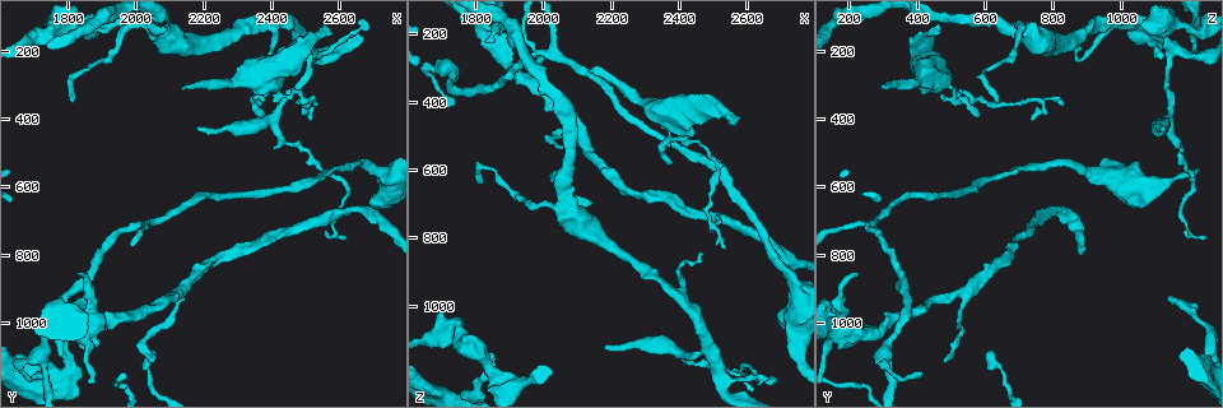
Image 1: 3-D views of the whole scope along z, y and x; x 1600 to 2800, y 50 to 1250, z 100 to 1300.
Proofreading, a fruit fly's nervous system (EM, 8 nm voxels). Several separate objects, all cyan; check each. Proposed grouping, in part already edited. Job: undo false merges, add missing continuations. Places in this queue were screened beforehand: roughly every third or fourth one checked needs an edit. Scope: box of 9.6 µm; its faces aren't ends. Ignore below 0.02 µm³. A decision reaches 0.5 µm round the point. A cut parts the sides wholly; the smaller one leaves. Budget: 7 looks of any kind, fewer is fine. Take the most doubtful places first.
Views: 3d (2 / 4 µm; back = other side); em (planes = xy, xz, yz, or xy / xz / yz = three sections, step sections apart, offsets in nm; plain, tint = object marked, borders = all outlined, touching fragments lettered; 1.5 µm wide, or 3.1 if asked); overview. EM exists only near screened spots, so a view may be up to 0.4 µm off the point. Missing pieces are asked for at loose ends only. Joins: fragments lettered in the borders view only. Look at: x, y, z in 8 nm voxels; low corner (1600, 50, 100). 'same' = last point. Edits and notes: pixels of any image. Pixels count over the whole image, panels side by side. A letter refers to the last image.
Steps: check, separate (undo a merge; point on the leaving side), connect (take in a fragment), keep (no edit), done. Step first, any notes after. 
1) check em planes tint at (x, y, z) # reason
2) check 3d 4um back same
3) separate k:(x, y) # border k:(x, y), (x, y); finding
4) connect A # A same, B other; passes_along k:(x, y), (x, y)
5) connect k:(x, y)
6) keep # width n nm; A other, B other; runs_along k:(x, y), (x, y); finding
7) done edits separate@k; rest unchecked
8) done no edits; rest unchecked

check 3d 2um at (2550, 130, 470) # branch stops here

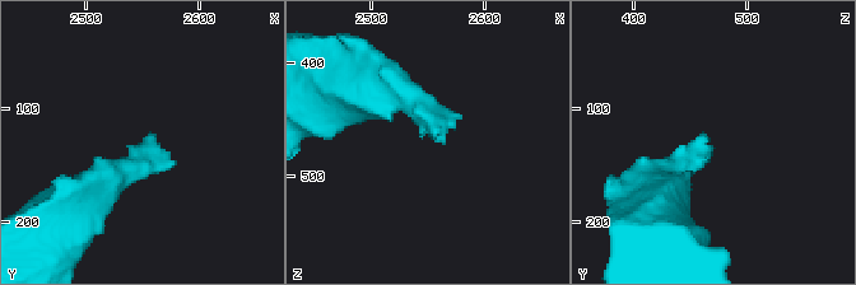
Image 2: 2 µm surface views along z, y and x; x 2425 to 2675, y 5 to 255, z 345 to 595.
check em xy step 4 tint at (2552, 126, 464)

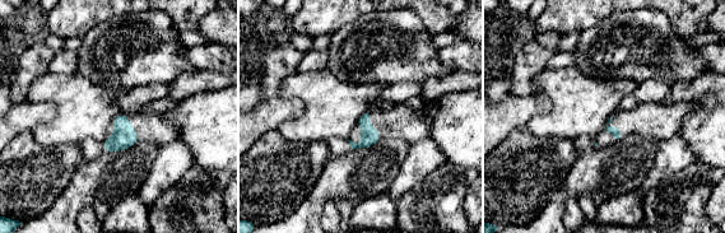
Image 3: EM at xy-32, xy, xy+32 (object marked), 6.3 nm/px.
check em planes borders same # another direction

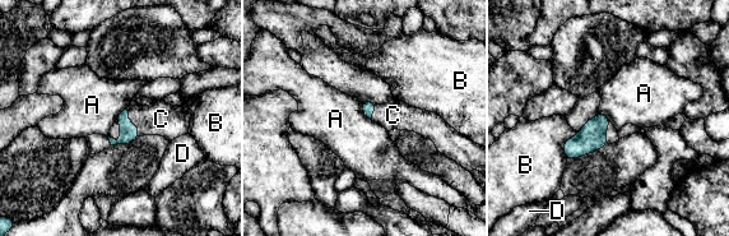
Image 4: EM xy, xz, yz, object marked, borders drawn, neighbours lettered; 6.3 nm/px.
connect C # A other, B other, C same, D other; passes_along 4:(130, 130), (133, 124), (161, 119); it goes on there

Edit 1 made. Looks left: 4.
check em yz step 8 borders at (2180, 430, 1120) # free end

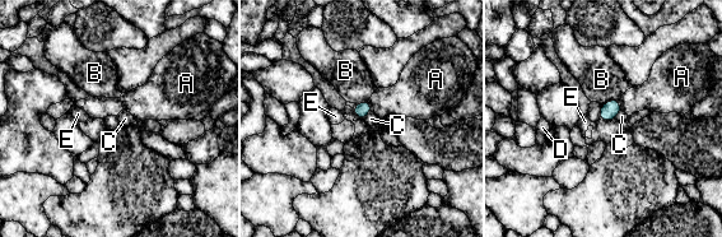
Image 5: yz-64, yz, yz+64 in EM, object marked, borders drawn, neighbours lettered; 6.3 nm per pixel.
check em planes borders same

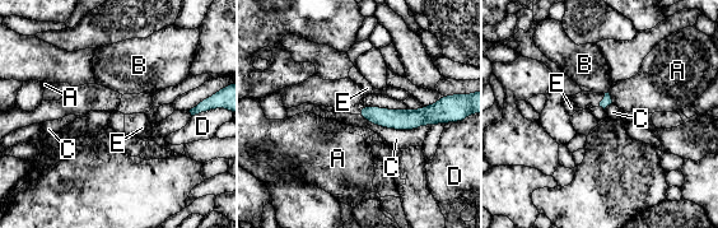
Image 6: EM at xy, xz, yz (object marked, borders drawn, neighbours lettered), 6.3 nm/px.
keep # A other, B other, C other, D other, E other; border 6:(357, 115), (386, 128), (430, 126); none of them fits

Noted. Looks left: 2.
done edits connect@4; rest unchecked

